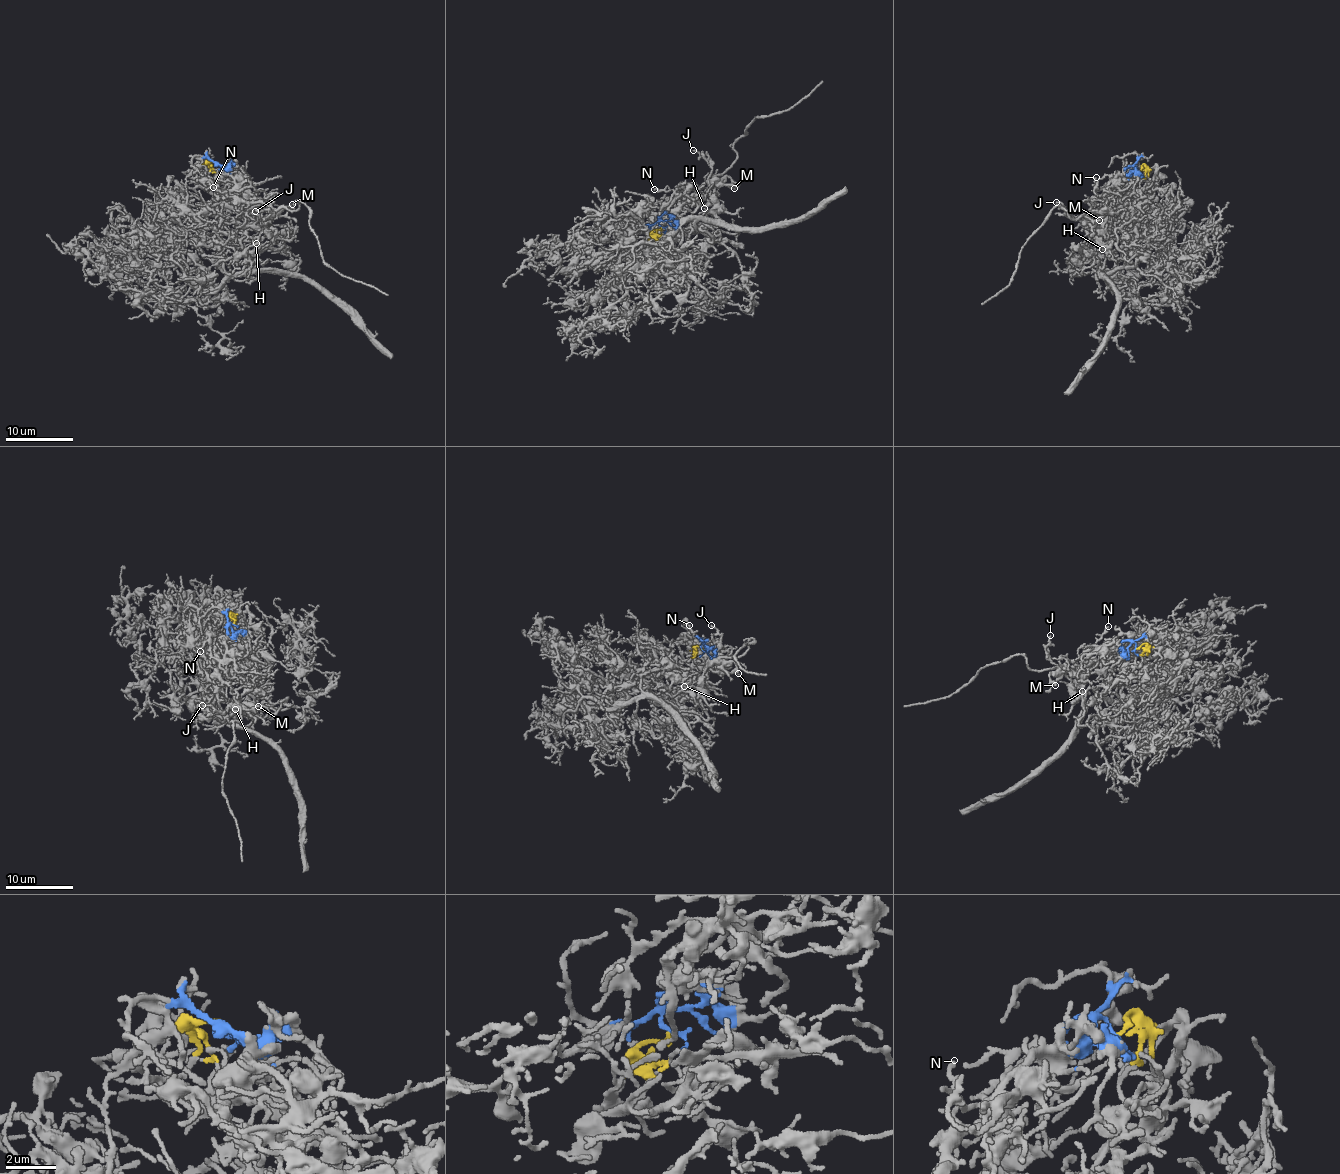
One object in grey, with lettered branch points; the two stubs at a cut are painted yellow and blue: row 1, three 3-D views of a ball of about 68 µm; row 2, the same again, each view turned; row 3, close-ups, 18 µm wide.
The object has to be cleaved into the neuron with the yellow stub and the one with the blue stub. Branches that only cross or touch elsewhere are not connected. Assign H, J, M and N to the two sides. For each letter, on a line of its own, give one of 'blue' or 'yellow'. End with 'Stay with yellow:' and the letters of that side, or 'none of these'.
H: yellow
J: blue
M: blue
N: blue
Stay with yellow: H

